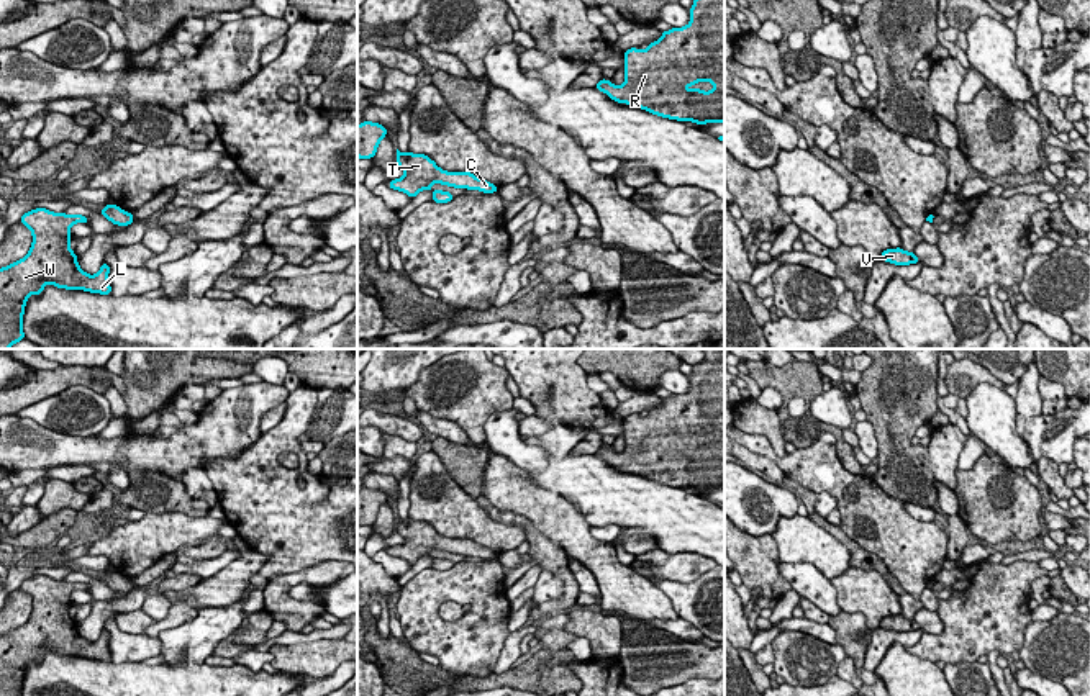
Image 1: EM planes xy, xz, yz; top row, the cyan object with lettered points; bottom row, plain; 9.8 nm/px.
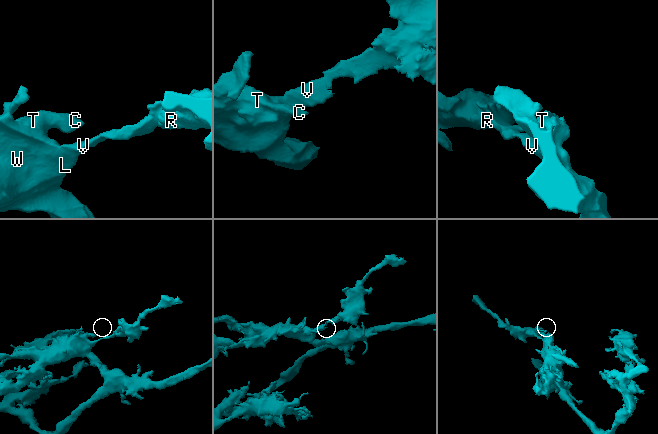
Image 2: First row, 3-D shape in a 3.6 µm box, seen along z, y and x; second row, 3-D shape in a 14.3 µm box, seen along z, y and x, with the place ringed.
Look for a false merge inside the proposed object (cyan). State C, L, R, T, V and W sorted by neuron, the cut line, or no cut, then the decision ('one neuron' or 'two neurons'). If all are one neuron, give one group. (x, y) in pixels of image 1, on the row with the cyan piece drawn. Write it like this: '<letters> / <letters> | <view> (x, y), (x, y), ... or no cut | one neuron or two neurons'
C L R T V W | no cut | one neuron

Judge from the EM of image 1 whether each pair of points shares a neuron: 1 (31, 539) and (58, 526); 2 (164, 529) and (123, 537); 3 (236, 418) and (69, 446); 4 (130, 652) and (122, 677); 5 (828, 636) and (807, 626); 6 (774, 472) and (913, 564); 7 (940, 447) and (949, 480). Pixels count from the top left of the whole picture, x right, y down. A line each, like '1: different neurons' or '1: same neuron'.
1: same neuron
2: same neuron
3: same neuron
4: different neurons
5: same neuron
6: different neurons
7: same neuron

